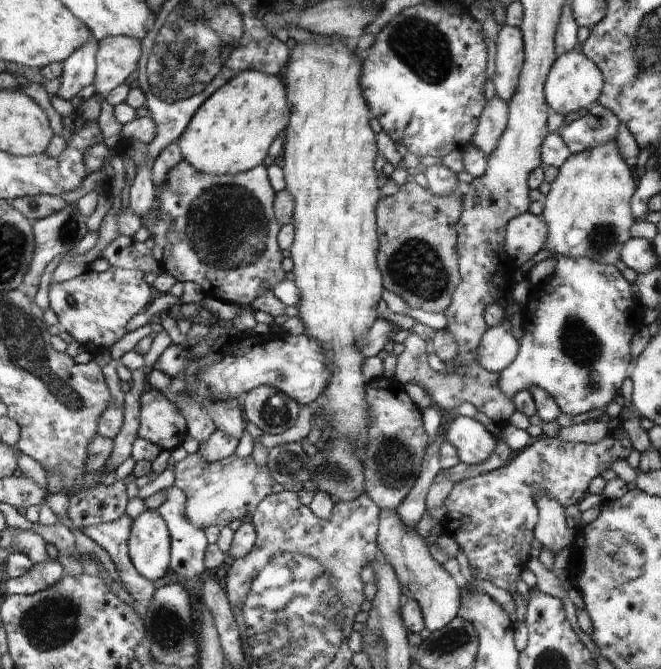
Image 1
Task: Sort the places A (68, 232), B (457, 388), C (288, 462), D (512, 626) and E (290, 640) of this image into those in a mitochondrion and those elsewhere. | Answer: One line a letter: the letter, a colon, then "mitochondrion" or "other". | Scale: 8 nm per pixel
A: mitochondrion
B: mitochondrion
C: mitochondrion
D: other
E: mitochondrion

